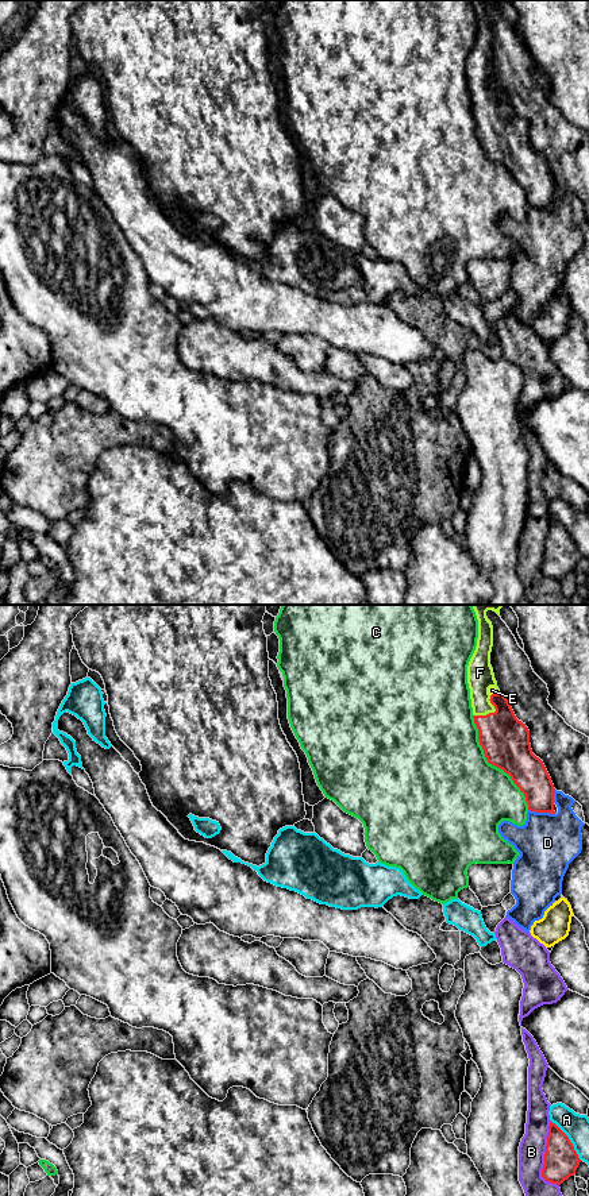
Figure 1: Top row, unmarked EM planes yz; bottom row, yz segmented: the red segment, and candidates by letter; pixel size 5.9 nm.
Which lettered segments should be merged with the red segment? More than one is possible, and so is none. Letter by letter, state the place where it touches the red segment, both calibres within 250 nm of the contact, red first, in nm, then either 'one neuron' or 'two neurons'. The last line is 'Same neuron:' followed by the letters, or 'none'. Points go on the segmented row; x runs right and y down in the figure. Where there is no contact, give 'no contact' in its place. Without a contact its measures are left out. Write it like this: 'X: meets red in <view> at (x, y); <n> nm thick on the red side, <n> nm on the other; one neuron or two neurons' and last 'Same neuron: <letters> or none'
A: meets red in yz at (569, 1141); 200 nm thick on the red side, 150 nm on the other; two neurons
B: meets red in yz at (545, 1157); 200 nm thick on the red side, 160 nm on the other; two neurons
C: meets red in yz at (492, 764); 280 nm thick on the red side, 500 nm on the other; two neurons
D: meets red in yz at (542, 811); 200 nm thick on the red side, 360 nm on the other; two neurons
E: meets red in yz at (495, 694); 280 nm thick on the red side, 50 nm on the other; two neurons
F: meets red in yz at (491, 713); 280 nm thick on the red side, 160 nm on the other; one neuron
Same neuron: F

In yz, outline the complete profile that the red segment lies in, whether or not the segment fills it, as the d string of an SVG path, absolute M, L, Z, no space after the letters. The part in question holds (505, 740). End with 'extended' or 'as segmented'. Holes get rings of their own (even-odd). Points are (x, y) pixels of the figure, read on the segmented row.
M471 605L478 620L478 638L476 651L467 665L467 683L473 707L474 724L478 729L478 741L484 749L489 764L503 769L511 776L513 783L526 796L530 811L550 813L554 811L554 784L543 761L532 753L530 744L530 730L519 721L508 702L500 692L490 665L490 652L493 647L493 626L486 617L488 610L500 616L504 605Z | extended

